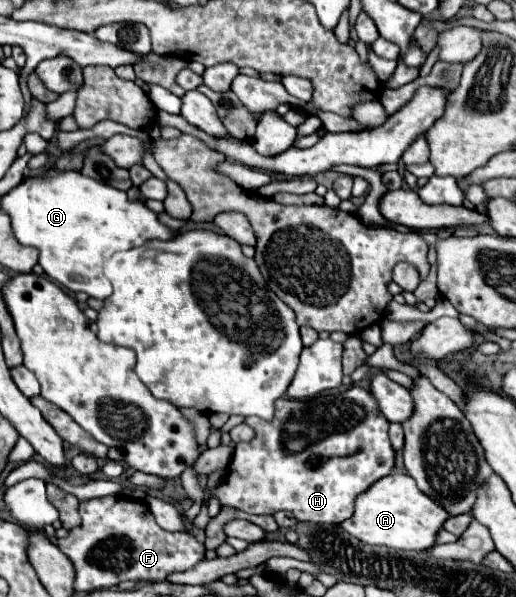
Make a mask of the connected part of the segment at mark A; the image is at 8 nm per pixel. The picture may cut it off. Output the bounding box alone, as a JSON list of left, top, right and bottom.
[340,472,450,552]

